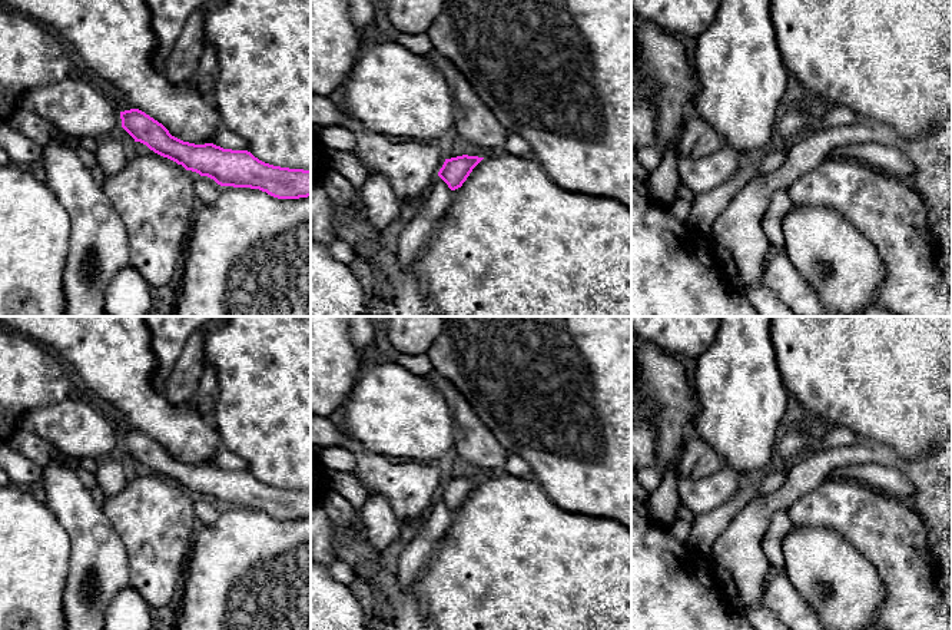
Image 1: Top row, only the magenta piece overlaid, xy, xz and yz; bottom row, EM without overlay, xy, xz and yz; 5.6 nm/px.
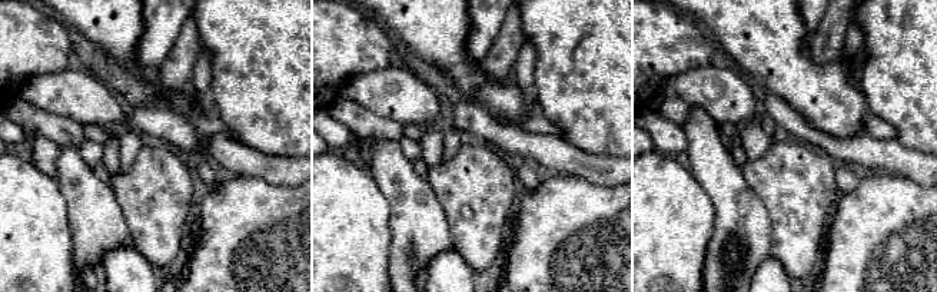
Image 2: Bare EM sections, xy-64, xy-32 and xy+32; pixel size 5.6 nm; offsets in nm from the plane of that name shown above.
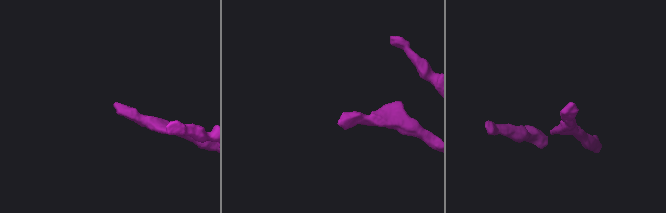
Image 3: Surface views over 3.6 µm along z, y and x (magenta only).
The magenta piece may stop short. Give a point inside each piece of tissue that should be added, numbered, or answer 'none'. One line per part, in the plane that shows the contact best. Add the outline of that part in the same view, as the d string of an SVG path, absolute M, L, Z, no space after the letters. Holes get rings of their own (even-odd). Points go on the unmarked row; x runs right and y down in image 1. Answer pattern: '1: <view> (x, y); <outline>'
1: xz (411, 488); M311 415L311 447L339 445L354 454L356 465L352 471L366 487L368 494L382 494L399 523L418 521L431 508L445 483L445 462L391 462L387 457L371 452L359 441L334 425L328 417Z

